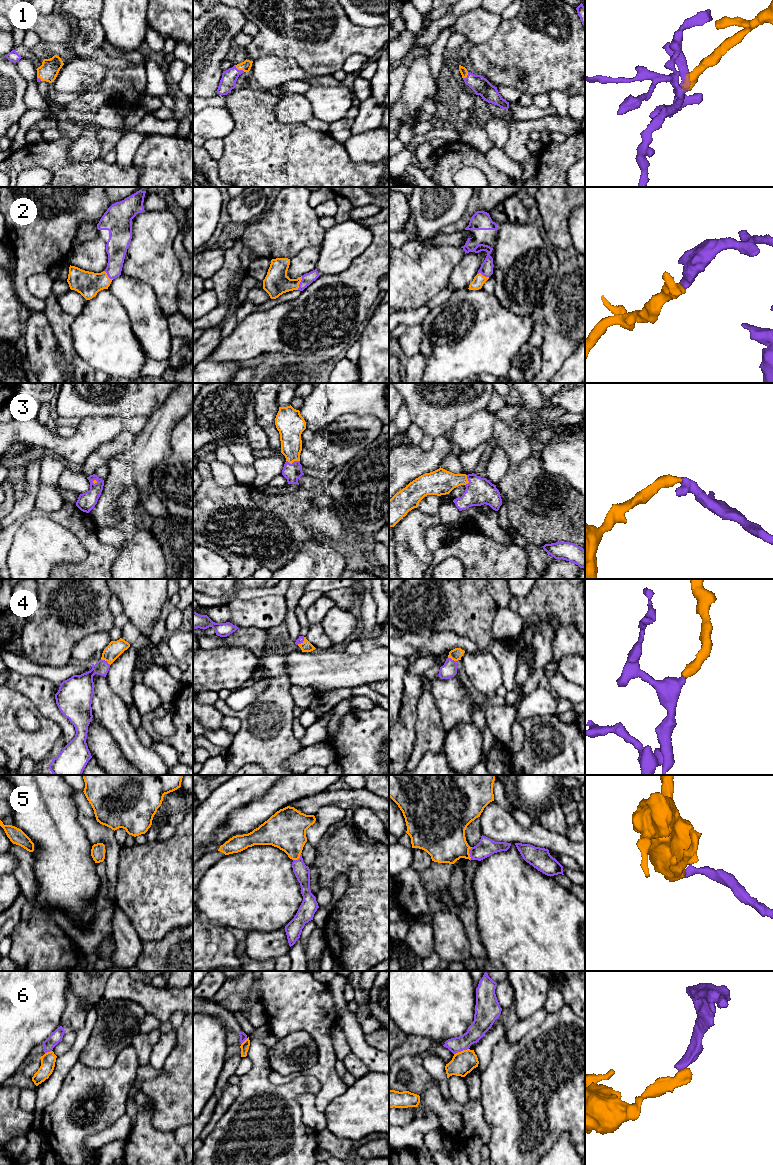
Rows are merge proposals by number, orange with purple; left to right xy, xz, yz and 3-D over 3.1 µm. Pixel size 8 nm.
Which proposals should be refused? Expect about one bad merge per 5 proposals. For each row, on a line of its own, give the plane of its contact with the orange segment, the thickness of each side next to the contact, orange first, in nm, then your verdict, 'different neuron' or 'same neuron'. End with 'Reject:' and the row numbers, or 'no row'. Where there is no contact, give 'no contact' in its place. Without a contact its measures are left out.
1: meets orange in xz; 80 nm thick on the orange side, 130 nm on the other; same neuron
2: meets orange in xz; 200 nm thick on the orange side, 90 nm on the other; same neuron
3: meets orange in xz; 190 nm thick on the orange side, 140 nm on the other; same neuron
4: meets orange in xy; 130 nm thick on the orange side, 140 nm on the other; same neuron
5: meets orange in yz; 360 nm thick on the orange side, 140 nm on the other; same neuron
6: meets orange in yz; 190 nm thick on the orange side, 140 nm on the other; different neuron
Reject: 6

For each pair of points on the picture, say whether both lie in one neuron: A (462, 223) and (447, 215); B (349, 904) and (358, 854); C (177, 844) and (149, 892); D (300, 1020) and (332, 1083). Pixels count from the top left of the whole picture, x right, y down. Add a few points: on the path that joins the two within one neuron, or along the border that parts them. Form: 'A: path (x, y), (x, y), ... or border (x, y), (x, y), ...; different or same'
A: border (469, 200), (464, 213), (436, 233); different
B: path (361, 892), (366, 887), (366, 866); same
C: path (177, 856), (177, 864), (161, 880); same
D: path (317, 1033), (324, 1041), (326, 1066); same

